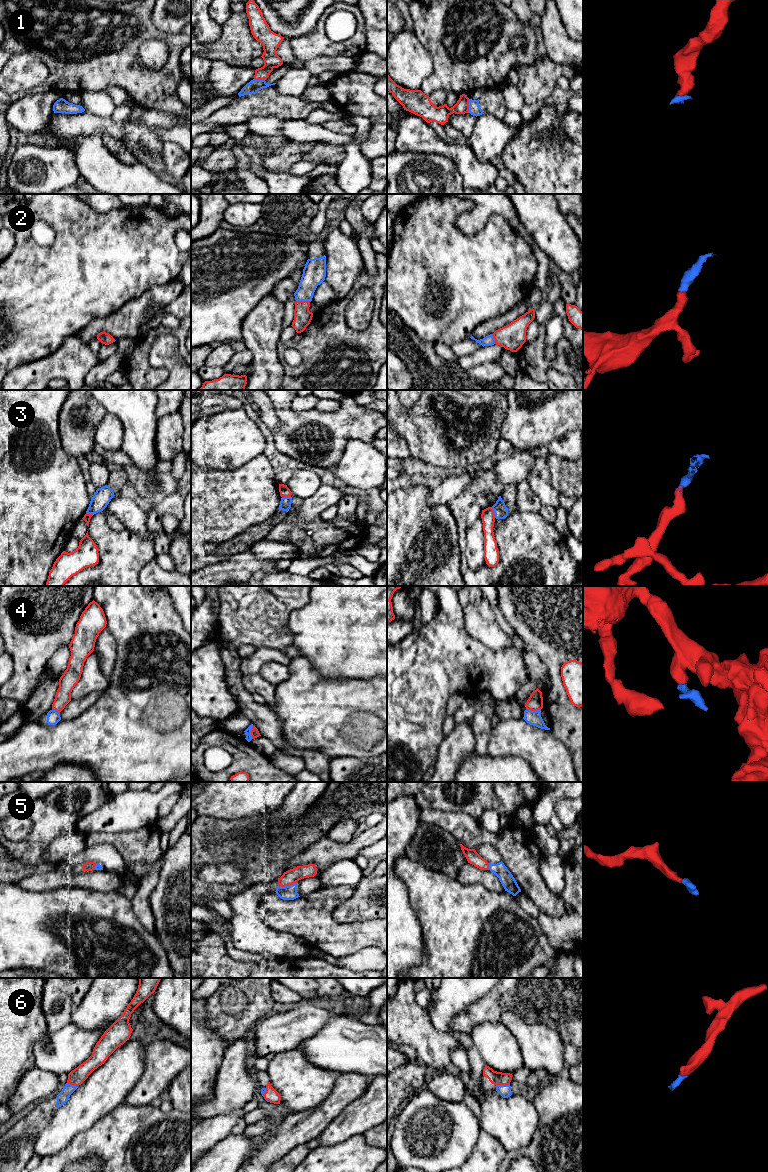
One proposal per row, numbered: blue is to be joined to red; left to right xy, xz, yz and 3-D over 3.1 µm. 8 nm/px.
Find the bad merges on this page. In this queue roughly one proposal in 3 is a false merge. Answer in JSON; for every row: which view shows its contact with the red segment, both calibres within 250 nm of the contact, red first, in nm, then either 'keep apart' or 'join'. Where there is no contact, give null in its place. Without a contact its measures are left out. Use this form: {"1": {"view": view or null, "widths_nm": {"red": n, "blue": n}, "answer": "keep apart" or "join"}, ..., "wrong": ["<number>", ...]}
{"1": {"view": "yz", "widths_nm": {"red": 130, "blue": 100}, "answer": "join"}, "2": {"view": "xz", "widths_nm": {"red": 140, "blue": 190}, "answer": "join"}, "3": {"view": "yz", "widths_nm": {"red": 110, "blue": 110}, "answer": "keep apart"}, "4": {"view": "yz", "widths_nm": {"red": 130, "blue": 120}, "answer": "keep apart"}, "5": {"view": "xz", "widths_nm": {"red": 120, "blue": 110}, "answer": "join"}, "6": {"view": "yz", "widths_nm": {"red": 110, "blue": 100}, "answer": "join"}, "wrong": ["3", "4"]}

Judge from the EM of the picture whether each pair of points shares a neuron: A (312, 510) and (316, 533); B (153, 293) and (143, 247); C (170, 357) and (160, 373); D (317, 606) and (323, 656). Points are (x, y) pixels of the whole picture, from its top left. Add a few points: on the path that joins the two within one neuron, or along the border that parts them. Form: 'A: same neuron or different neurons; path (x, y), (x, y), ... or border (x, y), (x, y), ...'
A: different neurons; border (319, 516), (305, 530), (305, 534), (312, 543)
B: different neurons; border (173, 279), (154, 284), (131, 299)
C: different neurons; border (151, 347), (149, 362), (165, 368), (166, 379)
D: same neuron; path (323, 618), (323, 644)

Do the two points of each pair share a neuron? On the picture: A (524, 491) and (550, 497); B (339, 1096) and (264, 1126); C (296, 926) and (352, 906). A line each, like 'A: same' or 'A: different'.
A: different
B: different
C: different

